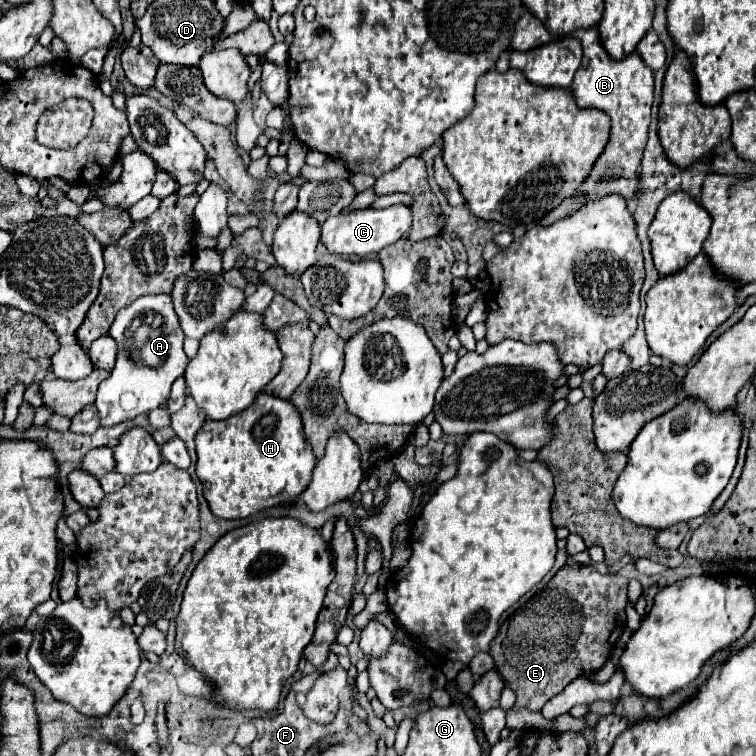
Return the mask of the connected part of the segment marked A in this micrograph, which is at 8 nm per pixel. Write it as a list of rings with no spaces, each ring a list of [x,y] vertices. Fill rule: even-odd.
[[[167,294],[143,296],[119,310],[109,334],[115,338],[119,352],[111,376],[103,380],[97,390],[95,406],[101,416],[101,426],[113,426],[137,414],[149,414],[149,410],[165,404],[171,384],[183,376],[189,362],[183,352],[185,336],[173,310],[173,298]]]

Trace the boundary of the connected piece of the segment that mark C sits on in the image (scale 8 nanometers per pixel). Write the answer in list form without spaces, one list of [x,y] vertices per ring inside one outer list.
[[[395,204],[381,210],[363,208],[363,210],[351,210],[347,214],[337,214],[327,218],[321,226],[321,242],[329,248],[329,252],[371,256],[383,250],[385,246],[395,244],[399,238],[407,236],[409,230],[411,230],[411,208],[405,204]]]

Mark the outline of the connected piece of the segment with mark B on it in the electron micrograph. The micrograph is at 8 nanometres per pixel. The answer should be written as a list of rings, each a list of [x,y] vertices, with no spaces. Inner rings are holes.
[[[595,26],[587,30],[575,30],[571,36],[579,38],[583,44],[583,64],[573,80],[573,96],[579,108],[599,108],[611,118],[611,138],[605,146],[603,154],[595,162],[591,174],[585,184],[577,190],[577,194],[589,194],[591,200],[619,194],[625,200],[631,200],[637,190],[637,178],[641,170],[641,154],[647,142],[647,126],[653,104],[653,70],[639,60],[637,52],[631,52],[623,60],[613,60],[601,44],[599,32]]]

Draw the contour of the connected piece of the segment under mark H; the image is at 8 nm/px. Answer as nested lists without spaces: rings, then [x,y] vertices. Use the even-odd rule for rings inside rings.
[[[259,392],[253,404],[225,420],[205,420],[195,436],[197,476],[211,512],[225,520],[245,518],[263,508],[291,502],[311,482],[317,464],[303,436],[301,416],[291,400]],[[273,500],[275,504],[263,504]]]

